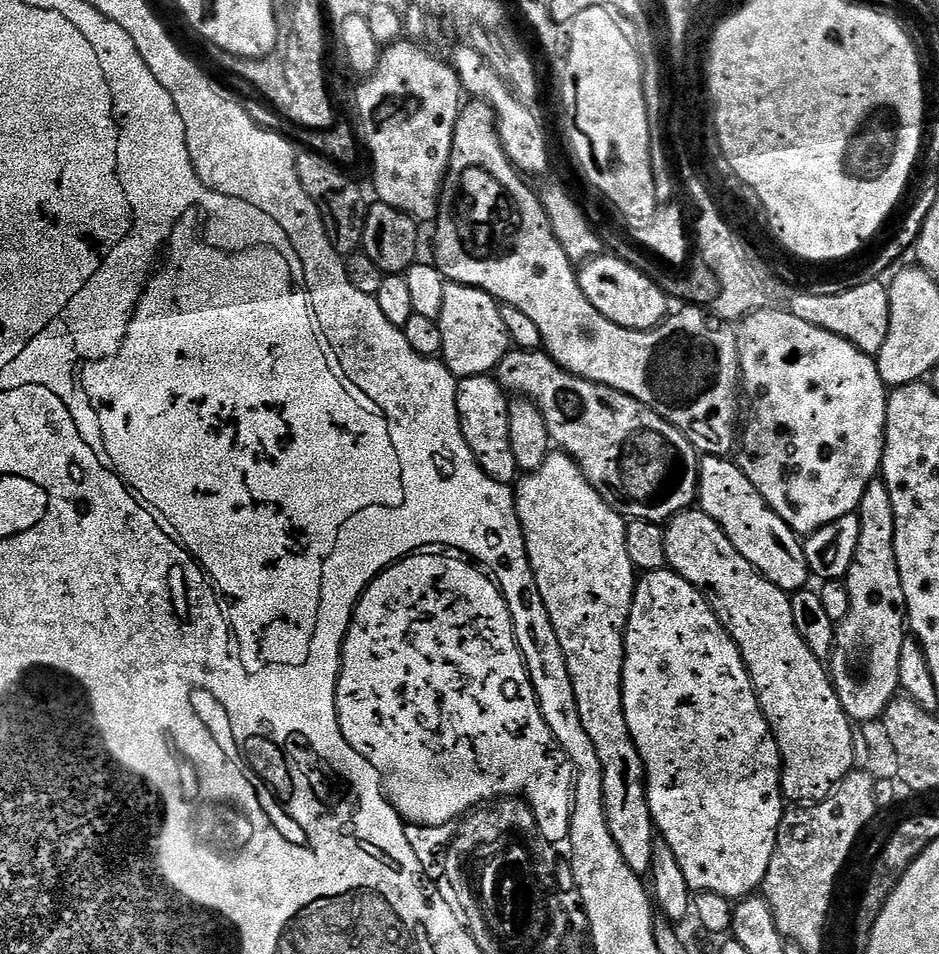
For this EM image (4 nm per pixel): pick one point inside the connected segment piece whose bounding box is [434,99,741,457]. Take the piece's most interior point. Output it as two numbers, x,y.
491,234

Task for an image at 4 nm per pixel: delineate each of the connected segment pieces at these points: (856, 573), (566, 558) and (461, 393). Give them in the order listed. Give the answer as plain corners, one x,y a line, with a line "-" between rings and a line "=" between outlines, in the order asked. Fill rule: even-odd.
874,479
870,482
870,486
866,486
866,494
862,494
858,515
860,518
858,548
854,550
854,562
850,562
850,570
846,577
849,609
846,611
846,616
836,624
836,637
830,653
830,679
832,687
836,690
838,702
849,720
879,721
888,703
897,699
900,692
898,658
906,639
904,591
894,554
894,512
883,479
=
556,450
547,455
537,469
532,472
521,475
518,483
514,488
514,497
516,500
516,517
520,523
520,529
524,535
524,545
528,551
527,567
532,573
532,582
536,585
536,593
540,595
541,602
546,606
550,622
554,626
554,634
558,638
558,646
562,646
562,654
566,662
566,670
568,677
572,683
574,690
574,698
576,699
576,709
580,715
580,725
582,730
586,730
586,738
589,745
594,750
594,754
598,754
598,762
602,770
602,798
604,799
604,827
606,829
607,839
610,841
611,847
616,850
620,856
625,868
628,868
633,874
647,873
652,864
652,845
654,843
654,825
652,816
648,813
648,801
646,797
646,777
644,774
644,764
640,761
638,750
632,741
632,735
628,732
626,720
624,718
624,627
628,625
628,611
632,608
632,596
636,592
636,582
638,573
632,567
630,558
626,554
626,540
624,529
626,527
625,517
618,515
608,503
601,498
596,491
590,486
585,479
580,468
576,463
564,455
563,452
=
491,375
466,376
455,385
454,403
458,406
462,438
466,438
466,446
470,446
480,469
491,480
511,485
517,479
518,469
507,438
509,397

